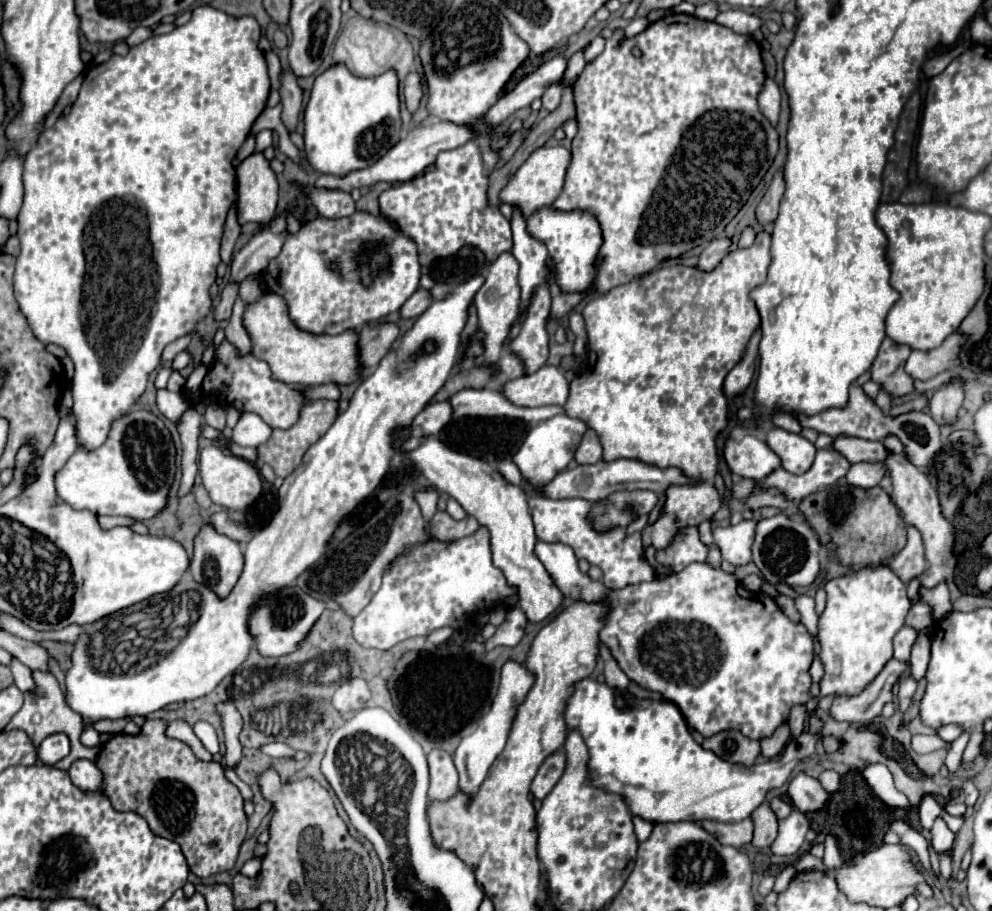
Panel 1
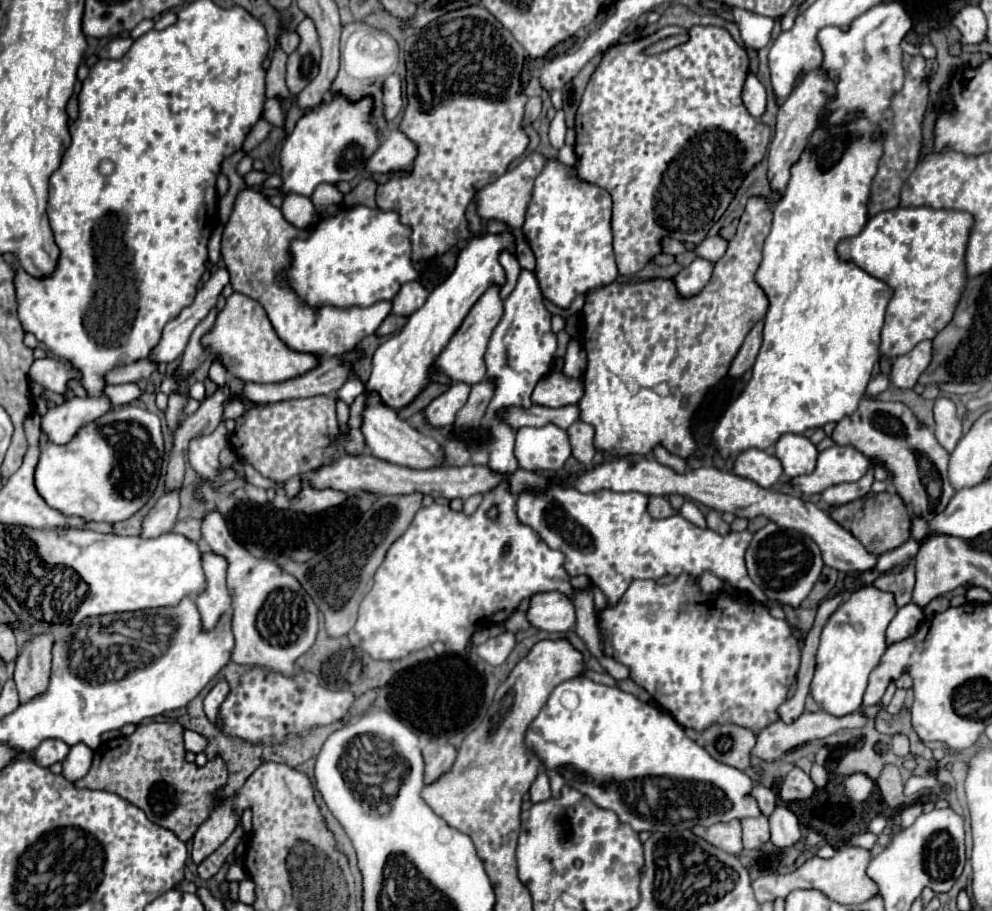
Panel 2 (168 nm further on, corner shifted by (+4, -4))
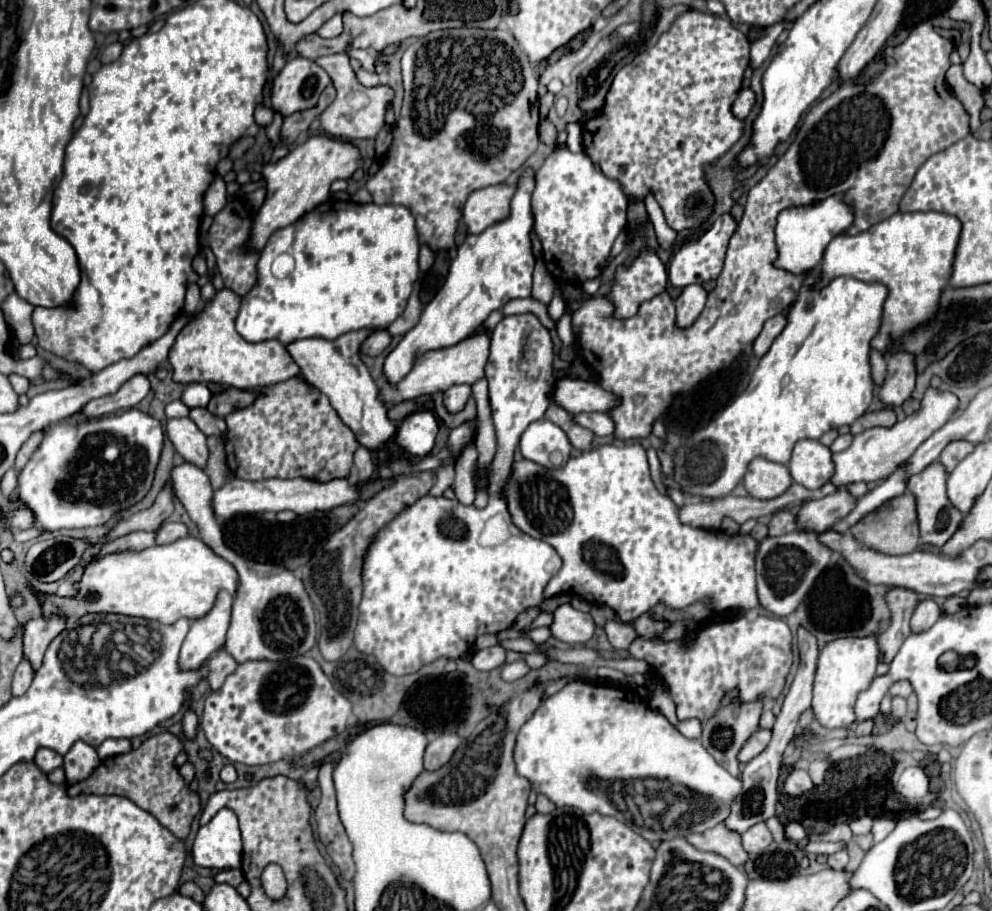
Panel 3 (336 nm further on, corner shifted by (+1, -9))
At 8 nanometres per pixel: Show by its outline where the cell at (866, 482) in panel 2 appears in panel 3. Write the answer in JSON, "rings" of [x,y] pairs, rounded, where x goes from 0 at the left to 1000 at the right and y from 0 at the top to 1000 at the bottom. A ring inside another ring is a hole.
{"rings":[[[846,538],[826,549],[818,549],[809,553],[801,564],[803,580],[814,584],[830,584],[832,580],[840,577],[846,569],[850,569],[850,564],[856,564],[858,555],[862,555],[862,547],[858,547],[852,538]]]}

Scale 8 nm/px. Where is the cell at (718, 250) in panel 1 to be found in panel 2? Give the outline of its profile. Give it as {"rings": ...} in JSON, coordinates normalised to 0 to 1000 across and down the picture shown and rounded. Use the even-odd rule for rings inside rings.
{"rings":[[[702,282],[694,293],[690,293],[681,304],[681,315],[683,315],[683,322],[688,326],[696,326],[696,324],[702,324],[714,308],[716,308],[716,302],[718,302],[718,289],[714,284],[708,284],[708,282]]]}

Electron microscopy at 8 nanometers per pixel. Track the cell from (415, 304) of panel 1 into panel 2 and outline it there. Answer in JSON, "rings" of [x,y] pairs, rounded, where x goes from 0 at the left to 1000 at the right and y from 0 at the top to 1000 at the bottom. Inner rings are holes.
{"rings":[[[391,346],[391,348],[385,352],[385,357],[381,359],[379,368],[399,366],[399,363],[403,363],[403,361],[409,357],[409,352],[411,352],[411,348],[407,348],[407,346]]]}

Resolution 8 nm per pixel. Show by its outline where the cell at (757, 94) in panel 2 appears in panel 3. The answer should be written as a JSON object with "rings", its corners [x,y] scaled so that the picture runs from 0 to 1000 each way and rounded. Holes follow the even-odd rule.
{"rings":[[[755,97],[747,99],[747,101],[745,101],[745,105],[743,105],[743,110],[741,110],[741,112],[739,112],[739,116],[737,116],[739,127],[743,127],[745,132],[749,132],[749,130],[757,123],[759,112],[761,112],[761,103],[759,103]]]}

